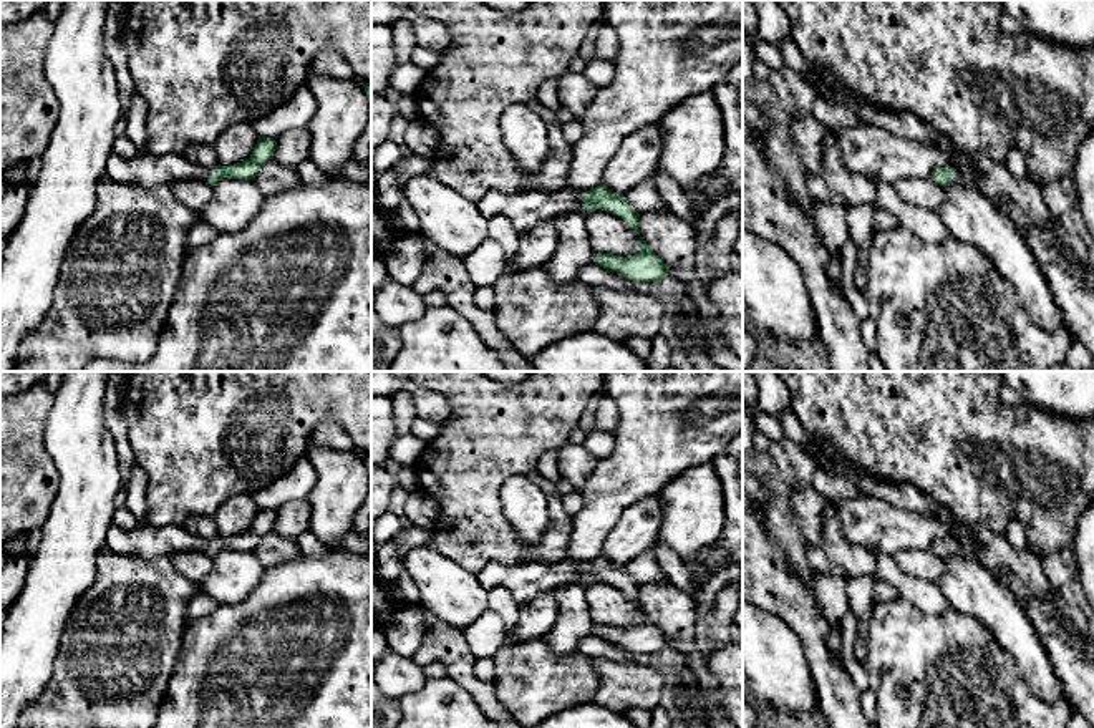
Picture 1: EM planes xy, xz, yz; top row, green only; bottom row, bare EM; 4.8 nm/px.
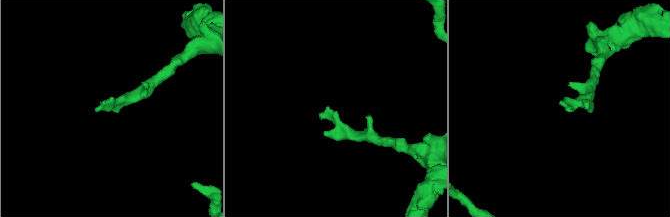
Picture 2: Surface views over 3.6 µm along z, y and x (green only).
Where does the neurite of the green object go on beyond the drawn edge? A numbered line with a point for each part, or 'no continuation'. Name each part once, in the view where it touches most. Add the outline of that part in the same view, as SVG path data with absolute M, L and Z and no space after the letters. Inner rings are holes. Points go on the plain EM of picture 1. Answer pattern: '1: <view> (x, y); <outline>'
1: xz (526, 581); M570 561L554 564L527 562L516 565L487 562L476 577L486 590L494 587L509 589L520 607L532 602L537 595L570 582L582 582L587 585L587 577L582 574L580 564Z

